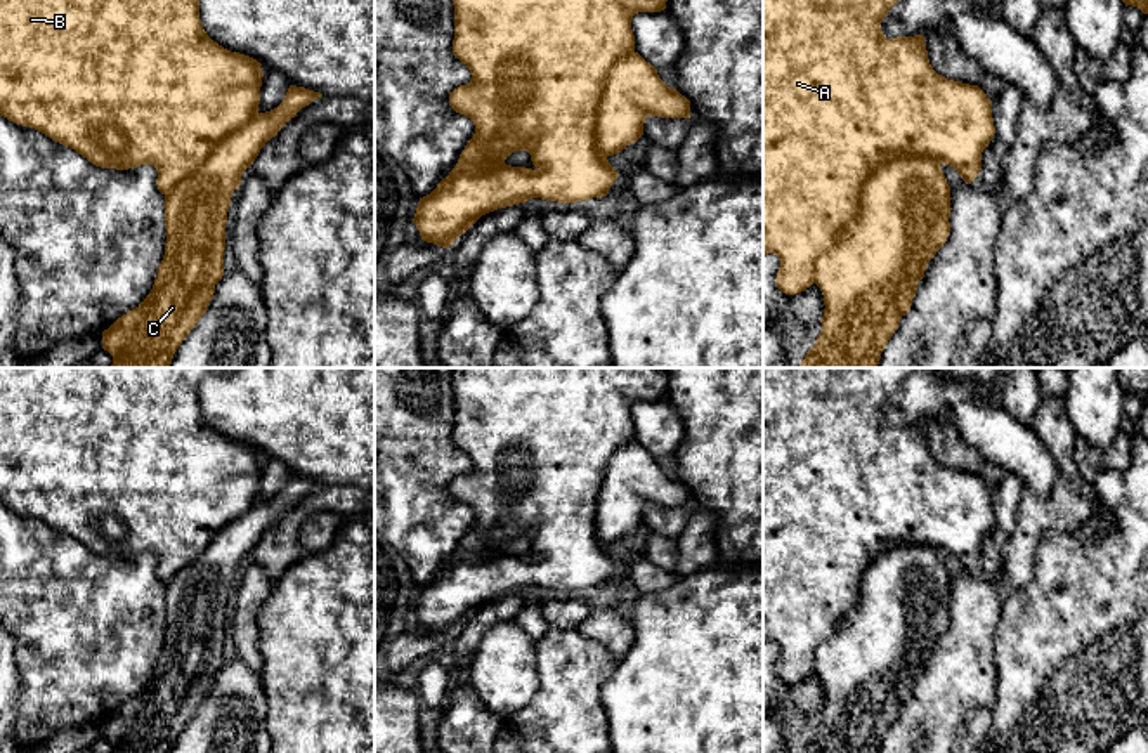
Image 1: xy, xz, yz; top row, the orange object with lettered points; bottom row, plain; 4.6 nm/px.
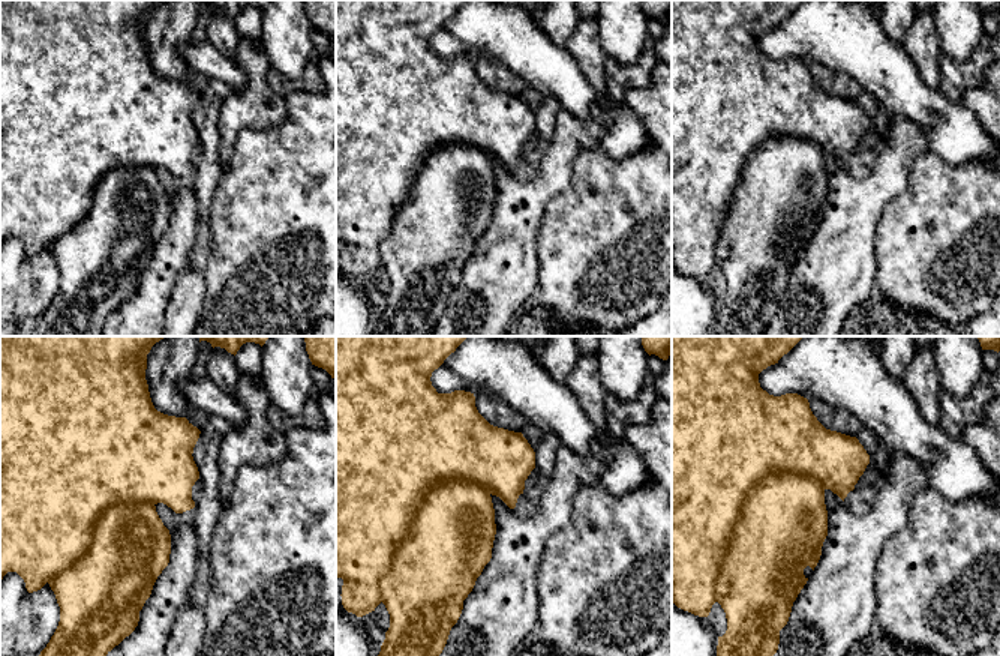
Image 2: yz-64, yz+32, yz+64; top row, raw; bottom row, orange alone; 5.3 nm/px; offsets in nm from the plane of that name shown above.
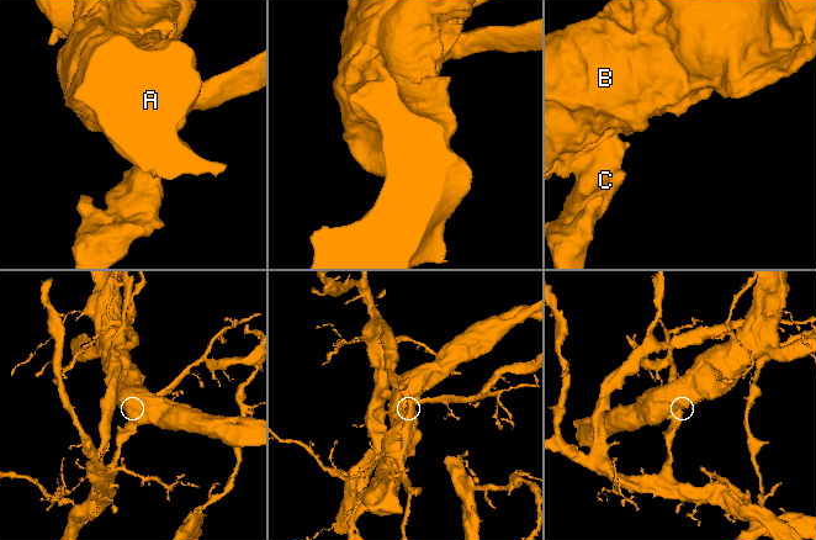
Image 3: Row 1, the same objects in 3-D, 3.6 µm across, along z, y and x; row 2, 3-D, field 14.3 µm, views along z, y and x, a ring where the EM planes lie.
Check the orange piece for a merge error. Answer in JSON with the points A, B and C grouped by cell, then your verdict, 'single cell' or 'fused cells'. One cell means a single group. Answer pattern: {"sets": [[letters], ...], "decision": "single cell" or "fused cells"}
{"sets": [["A", "B"], ["C"]], "decision": "fused cells"}

